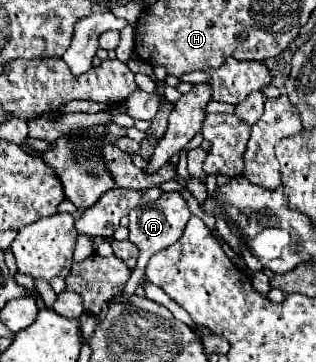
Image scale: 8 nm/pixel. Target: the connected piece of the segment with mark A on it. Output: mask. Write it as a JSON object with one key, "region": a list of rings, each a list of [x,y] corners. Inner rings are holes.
{"region":[[[177,191],[163,193],[163,197],[159,197],[157,201],[149,201],[147,205],[135,207],[129,213],[129,241],[139,247],[139,259],[137,259],[137,265],[135,265],[135,269],[133,269],[121,296],[117,297],[115,301],[127,301],[135,293],[139,281],[145,277],[145,267],[147,267],[147,261],[151,259],[151,255],[155,255],[161,249],[173,245],[175,241],[179,241],[189,217],[191,217],[191,213],[187,209],[187,203],[181,197],[181,193],[177,193]]]}

